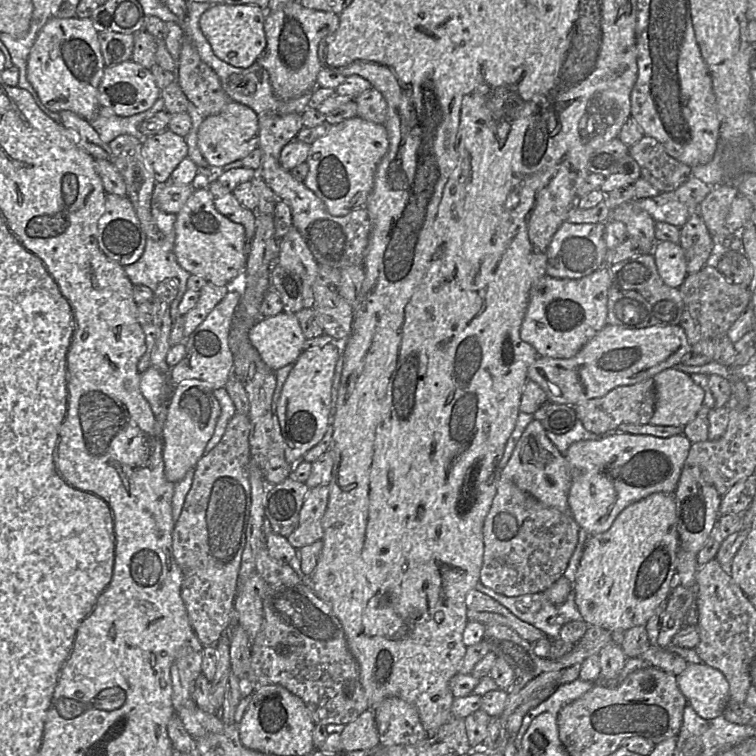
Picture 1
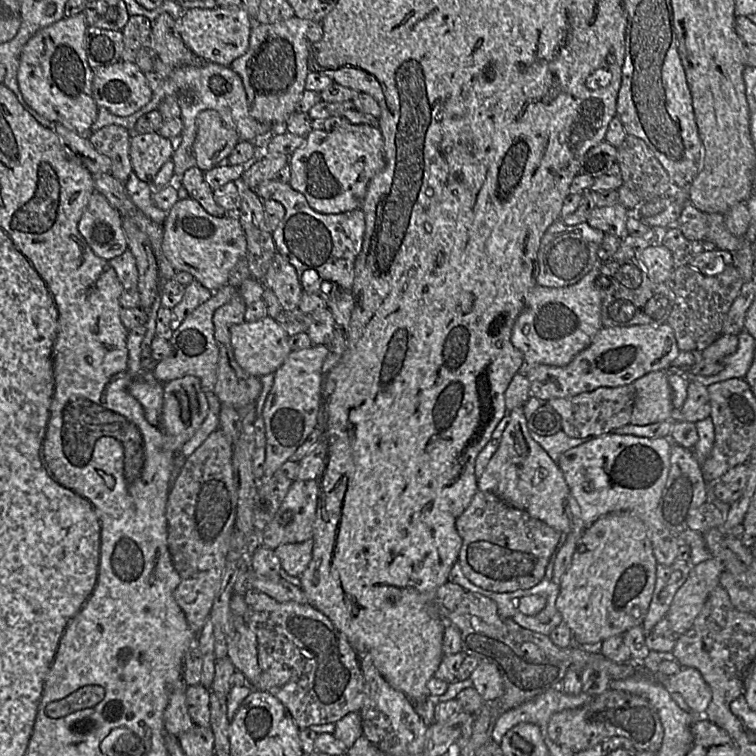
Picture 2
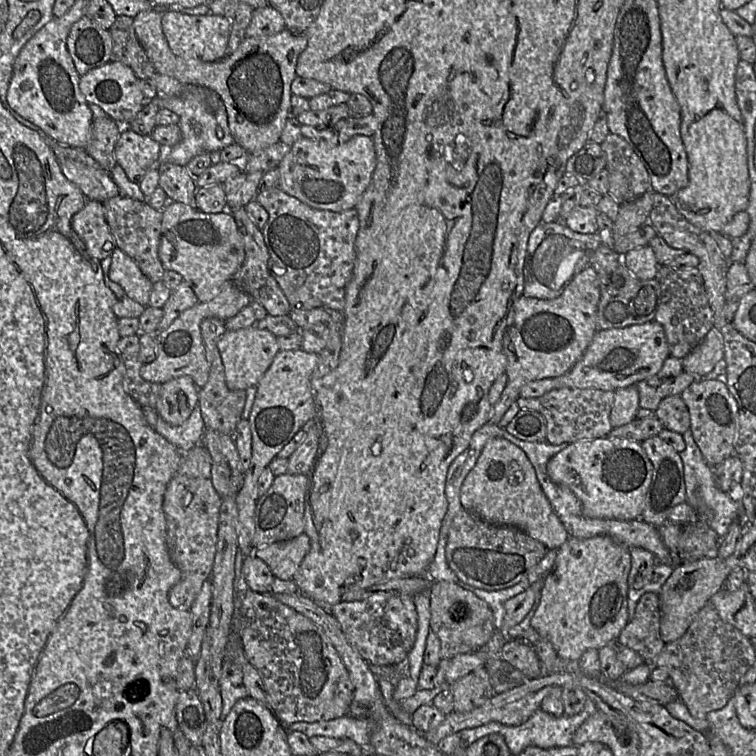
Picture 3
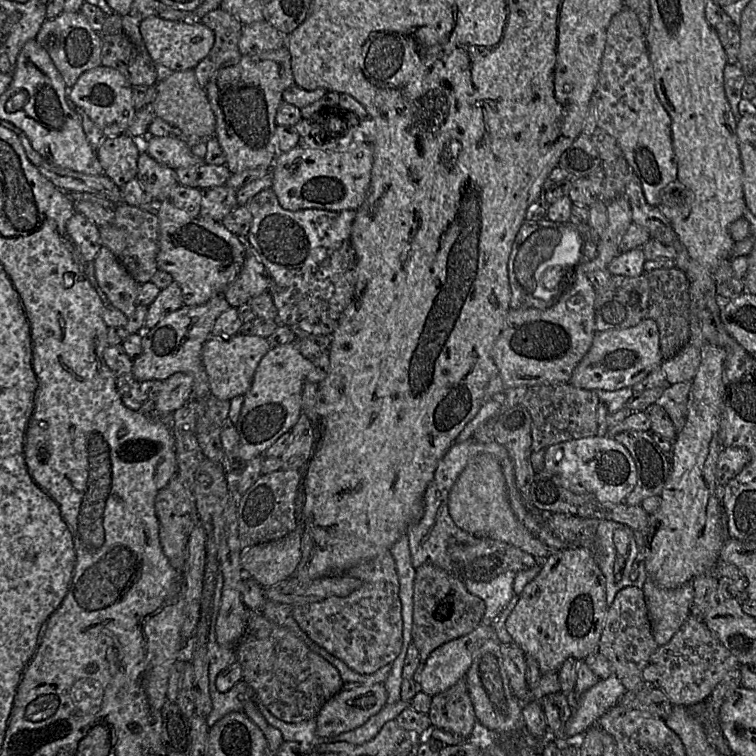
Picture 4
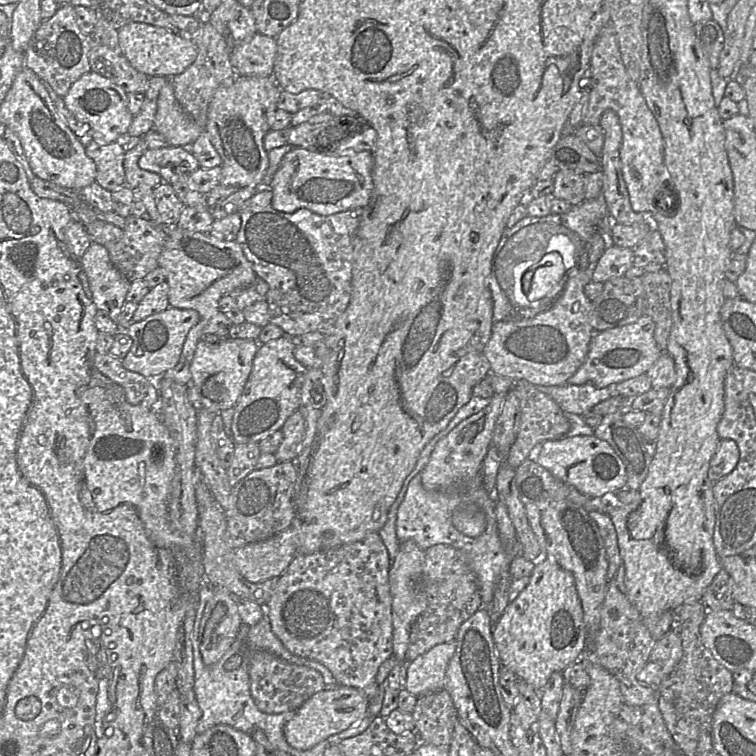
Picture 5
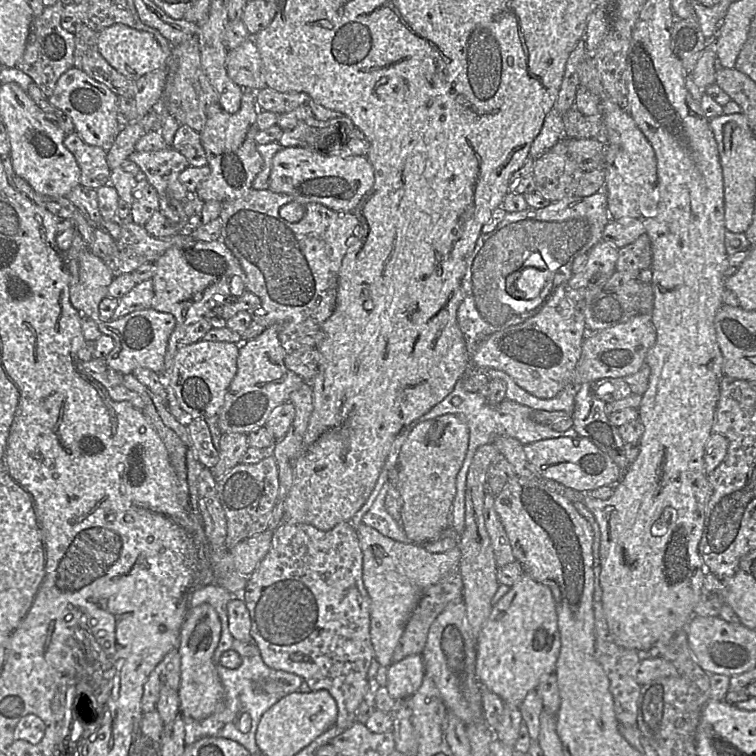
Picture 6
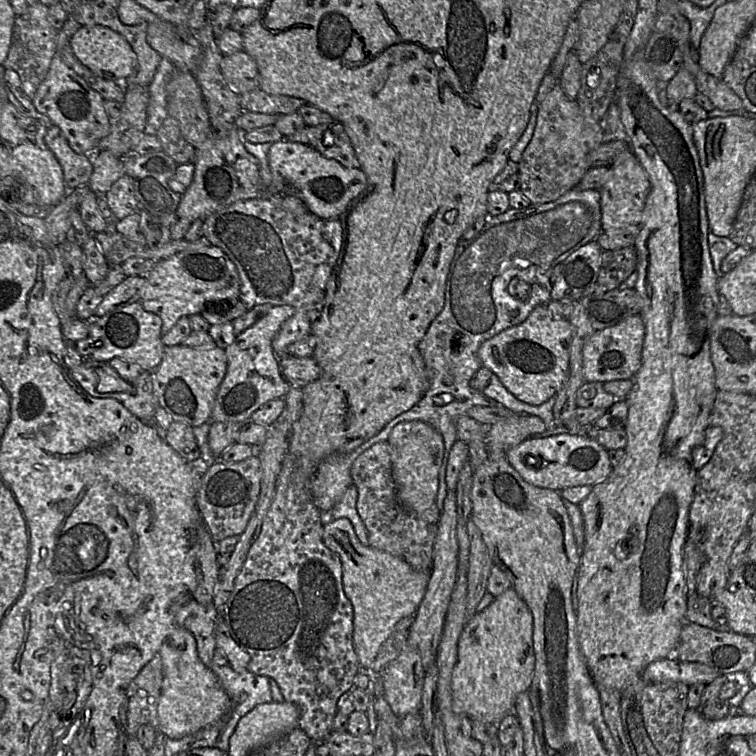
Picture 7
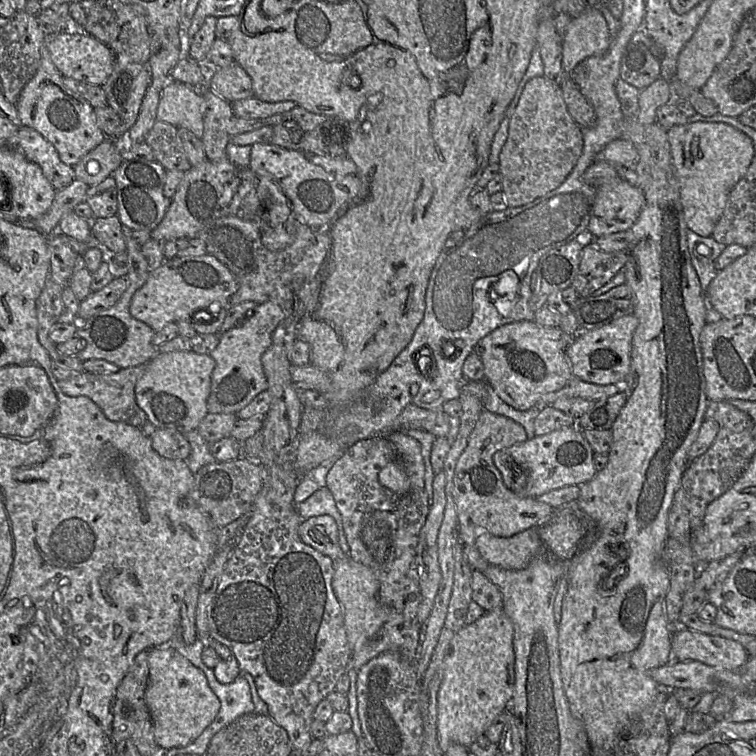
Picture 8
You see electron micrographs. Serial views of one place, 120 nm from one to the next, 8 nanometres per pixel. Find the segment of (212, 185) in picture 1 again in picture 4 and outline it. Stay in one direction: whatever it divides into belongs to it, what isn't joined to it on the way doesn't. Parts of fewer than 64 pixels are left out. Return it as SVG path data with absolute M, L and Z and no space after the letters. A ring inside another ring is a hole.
M142 152L137 161L136 179L146 194L156 200L168 200L172 189L179 185L176 170L160 164Z

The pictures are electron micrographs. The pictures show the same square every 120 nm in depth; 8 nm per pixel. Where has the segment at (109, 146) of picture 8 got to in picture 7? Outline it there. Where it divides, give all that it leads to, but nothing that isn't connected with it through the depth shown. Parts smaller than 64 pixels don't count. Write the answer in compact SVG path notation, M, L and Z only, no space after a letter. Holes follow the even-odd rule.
M102 150L87 155L91 156L93 165L88 186L98 196L104 196L113 183L124 175L122 159Z

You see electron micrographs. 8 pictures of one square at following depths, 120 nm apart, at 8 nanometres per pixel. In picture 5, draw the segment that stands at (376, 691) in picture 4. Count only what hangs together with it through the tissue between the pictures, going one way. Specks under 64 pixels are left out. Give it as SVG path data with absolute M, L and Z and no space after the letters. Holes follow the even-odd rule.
M338 687L323 690L309 698L284 727L287 743L298 750L307 750L360 722L368 714L369 699L366 695L353 687Z

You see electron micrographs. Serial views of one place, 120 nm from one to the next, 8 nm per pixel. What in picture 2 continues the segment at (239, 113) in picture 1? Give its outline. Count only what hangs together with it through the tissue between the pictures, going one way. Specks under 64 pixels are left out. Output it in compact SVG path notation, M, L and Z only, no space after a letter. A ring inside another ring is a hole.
M213 109L201 111L195 121L193 144L195 167L206 172L217 165L230 165L226 160L241 141L234 128L227 128L220 114Z

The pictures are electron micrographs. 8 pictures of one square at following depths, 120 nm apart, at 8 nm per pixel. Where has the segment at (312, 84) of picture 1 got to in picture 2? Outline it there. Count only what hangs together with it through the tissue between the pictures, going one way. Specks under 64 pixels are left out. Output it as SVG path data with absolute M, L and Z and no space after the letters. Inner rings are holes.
M296 16L273 24L254 24L250 34L249 47L244 55L234 60L230 68L236 72L243 83L250 115L260 123L271 126L273 130L283 128L289 116L294 113L296 105L305 91L305 82L310 70L308 57L313 44L323 37L320 22L301 19Z

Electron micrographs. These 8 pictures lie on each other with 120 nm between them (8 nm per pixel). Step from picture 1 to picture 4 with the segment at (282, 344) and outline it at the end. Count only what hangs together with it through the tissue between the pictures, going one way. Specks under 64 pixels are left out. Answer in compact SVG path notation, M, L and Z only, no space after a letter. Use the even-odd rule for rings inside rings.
M239 333L232 337L211 336L202 348L202 363L208 376L210 393L221 400L245 395L260 360L270 348L267 339L260 336Z

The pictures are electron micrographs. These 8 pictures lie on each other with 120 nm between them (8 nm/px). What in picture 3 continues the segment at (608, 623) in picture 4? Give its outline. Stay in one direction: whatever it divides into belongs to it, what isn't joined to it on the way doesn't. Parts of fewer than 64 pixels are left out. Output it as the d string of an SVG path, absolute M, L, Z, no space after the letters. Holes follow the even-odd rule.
M644 593L617 642L638 653L643 662L653 661L665 645L660 634L660 620L659 595Z

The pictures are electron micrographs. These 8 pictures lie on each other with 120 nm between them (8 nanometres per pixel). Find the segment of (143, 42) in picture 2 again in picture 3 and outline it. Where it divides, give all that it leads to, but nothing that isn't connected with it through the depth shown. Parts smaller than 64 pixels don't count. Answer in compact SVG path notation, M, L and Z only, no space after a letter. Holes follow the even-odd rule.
M117 16L109 31L113 40L111 61L129 66L140 79L152 79L156 70L136 37L134 19Z

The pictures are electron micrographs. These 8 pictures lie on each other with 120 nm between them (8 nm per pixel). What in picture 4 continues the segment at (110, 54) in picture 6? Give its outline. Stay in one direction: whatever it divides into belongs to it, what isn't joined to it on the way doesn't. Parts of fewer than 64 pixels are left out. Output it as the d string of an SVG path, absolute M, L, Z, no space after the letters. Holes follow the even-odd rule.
M149 17L140 22L140 33L156 67L171 71L194 69L210 52L215 40L214 32L200 20L184 22Z

